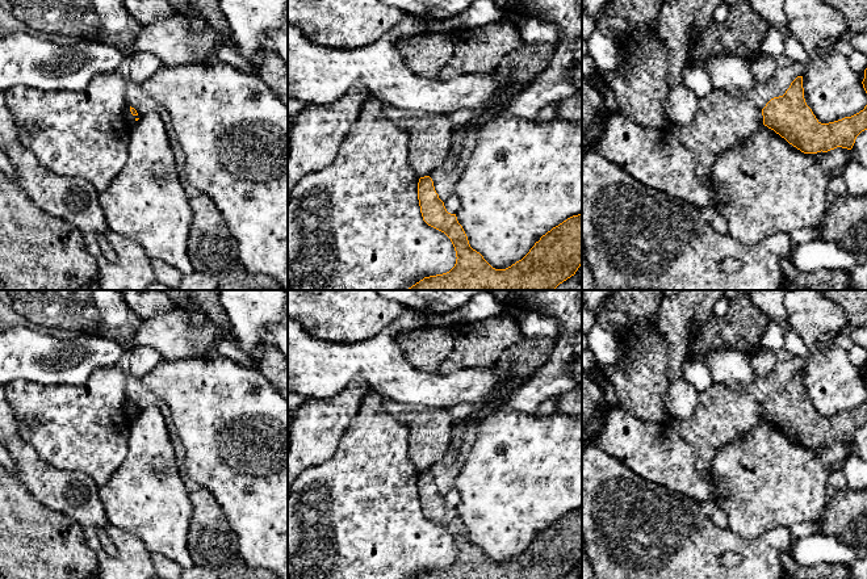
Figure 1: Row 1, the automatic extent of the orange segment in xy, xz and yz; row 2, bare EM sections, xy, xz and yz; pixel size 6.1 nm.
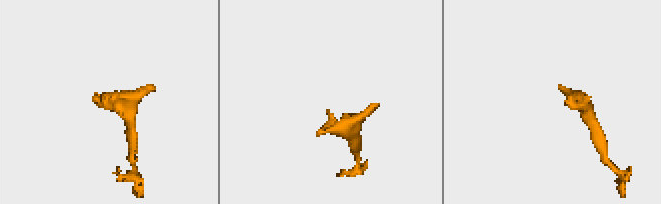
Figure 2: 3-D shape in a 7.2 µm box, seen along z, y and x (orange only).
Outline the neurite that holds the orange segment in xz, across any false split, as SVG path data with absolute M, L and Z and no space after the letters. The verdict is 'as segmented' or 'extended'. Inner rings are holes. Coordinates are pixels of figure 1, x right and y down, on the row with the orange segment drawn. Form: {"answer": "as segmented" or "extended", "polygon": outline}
{"answer": "as segmented", "polygon": "M430 176L419 179L418 200L423 221L451 239L457 259L449 272L424 277L406 290L554 290L582 265L582 214L567 218L543 235L522 260L506 269L495 269L470 247L456 214L447 211Z"}

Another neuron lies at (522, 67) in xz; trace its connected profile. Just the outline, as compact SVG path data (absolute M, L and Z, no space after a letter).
M524 43L518 50L507 54L493 74L499 79L508 80L510 85L494 96L486 109L507 106L549 67L554 58L554 50L554 46L546 43Z

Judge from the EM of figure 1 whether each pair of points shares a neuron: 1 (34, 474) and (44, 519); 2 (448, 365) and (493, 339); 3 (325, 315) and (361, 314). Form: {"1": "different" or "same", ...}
{"1": "different", "2": "same", "3": "same"}

